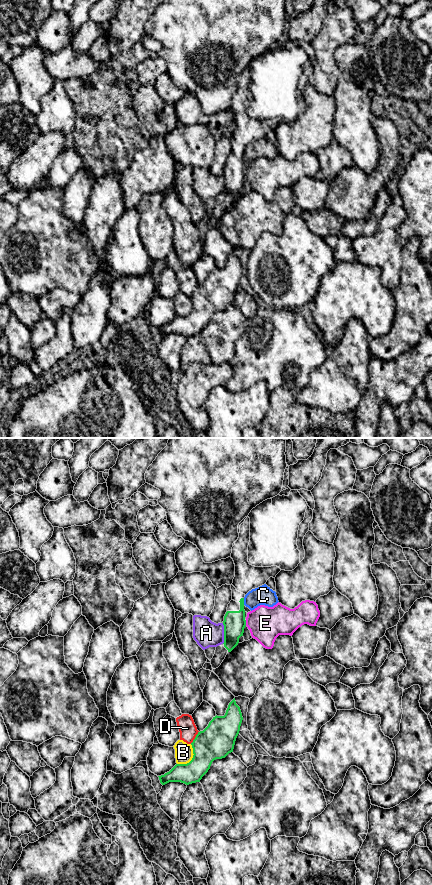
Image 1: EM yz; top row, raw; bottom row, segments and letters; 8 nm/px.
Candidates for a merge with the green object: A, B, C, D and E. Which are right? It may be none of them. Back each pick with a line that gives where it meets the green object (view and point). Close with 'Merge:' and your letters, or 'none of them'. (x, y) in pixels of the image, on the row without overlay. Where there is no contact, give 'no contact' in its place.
Merge: none of them

